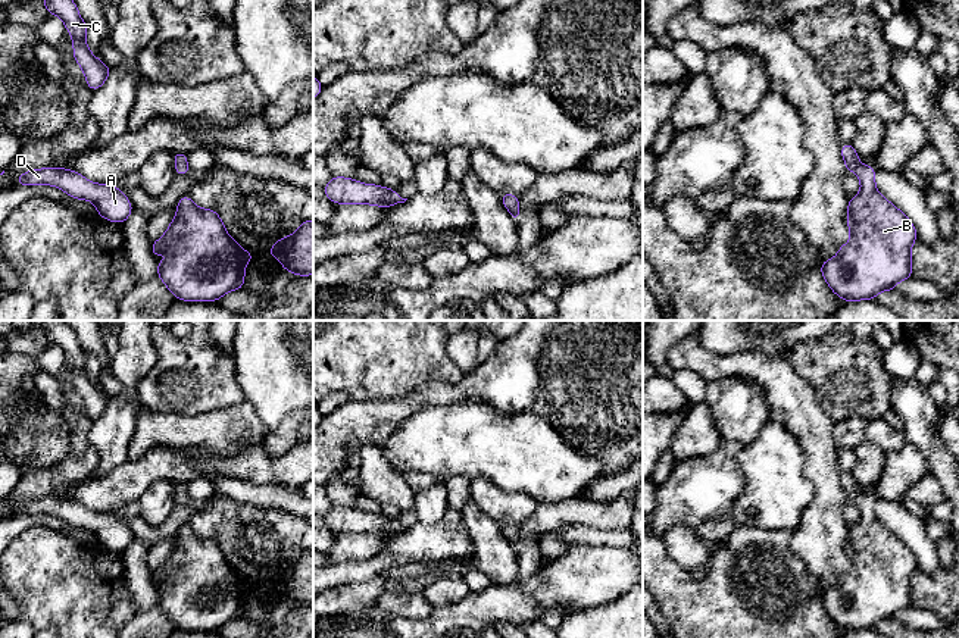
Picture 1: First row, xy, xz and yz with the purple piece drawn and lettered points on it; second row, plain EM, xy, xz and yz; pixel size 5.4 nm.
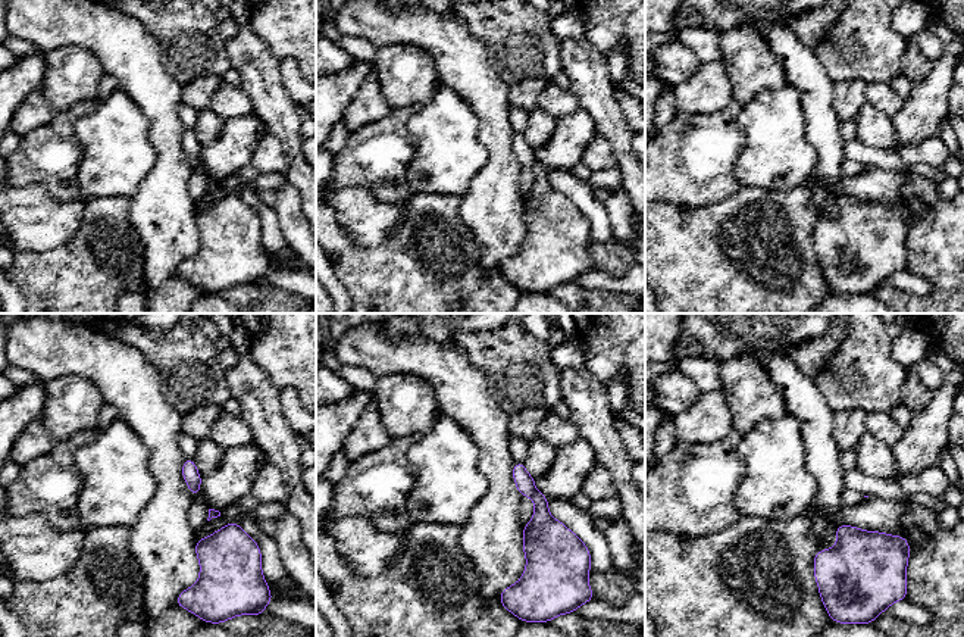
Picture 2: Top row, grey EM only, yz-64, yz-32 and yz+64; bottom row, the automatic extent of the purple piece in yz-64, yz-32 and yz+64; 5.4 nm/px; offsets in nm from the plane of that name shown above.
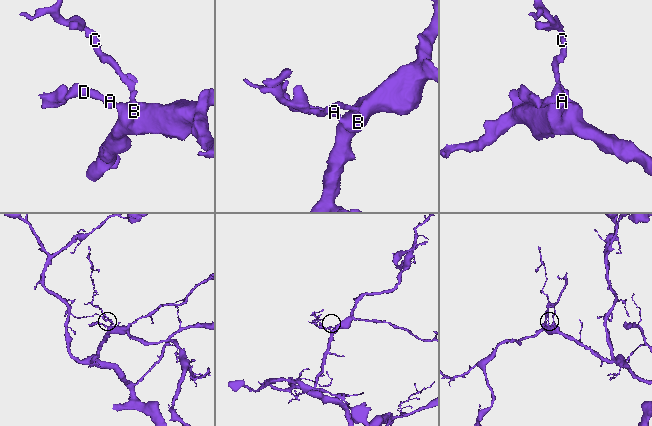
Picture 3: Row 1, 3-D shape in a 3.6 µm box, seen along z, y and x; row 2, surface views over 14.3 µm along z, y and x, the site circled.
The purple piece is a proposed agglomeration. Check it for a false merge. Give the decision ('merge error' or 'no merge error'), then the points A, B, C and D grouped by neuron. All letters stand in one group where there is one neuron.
no merge error; A B C D

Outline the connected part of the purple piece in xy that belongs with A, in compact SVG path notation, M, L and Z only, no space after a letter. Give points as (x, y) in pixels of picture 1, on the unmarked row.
M43 497L19 504L16 515L53 515L76 529L90 529L97 544L109 551L124 553L132 542L132 534L124 520L112 513L96 513L75 500Z

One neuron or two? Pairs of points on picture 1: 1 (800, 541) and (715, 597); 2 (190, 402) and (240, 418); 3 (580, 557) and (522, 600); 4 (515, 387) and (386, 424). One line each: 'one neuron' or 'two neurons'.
1: two neurons
2: two neurons
3: one neuron
4: one neuron

